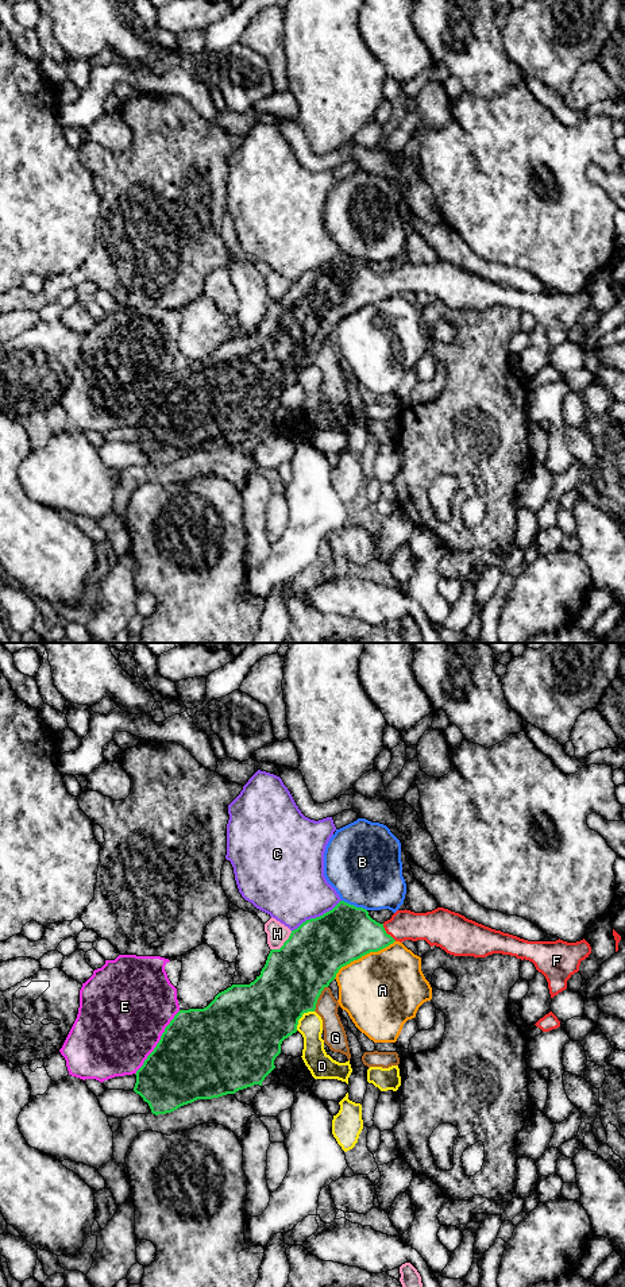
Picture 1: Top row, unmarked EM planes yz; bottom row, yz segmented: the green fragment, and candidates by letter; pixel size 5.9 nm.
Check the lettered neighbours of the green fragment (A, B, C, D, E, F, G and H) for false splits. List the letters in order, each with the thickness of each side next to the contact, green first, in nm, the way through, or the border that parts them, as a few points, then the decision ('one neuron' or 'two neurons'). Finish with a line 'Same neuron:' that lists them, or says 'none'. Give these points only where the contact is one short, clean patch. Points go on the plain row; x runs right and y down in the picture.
A: 340/460 nm | two neurons
B: 340/460 nm | along yz (342, 251), (362, 258), (366, 262) | two neurons
C: 360/420 nm | two neurons
D: 400/140 nm | along yz (313, 362), (303, 366), (296, 381) | two neurons
E: 500/480 nm | two neurons
F: 340/180 nm | across yz (346, 285), (386, 285), (404, 277) | one neuron
G: 380/130 nm | two neurons
H: 380/130 nm | two neurons
Same neuron: F

